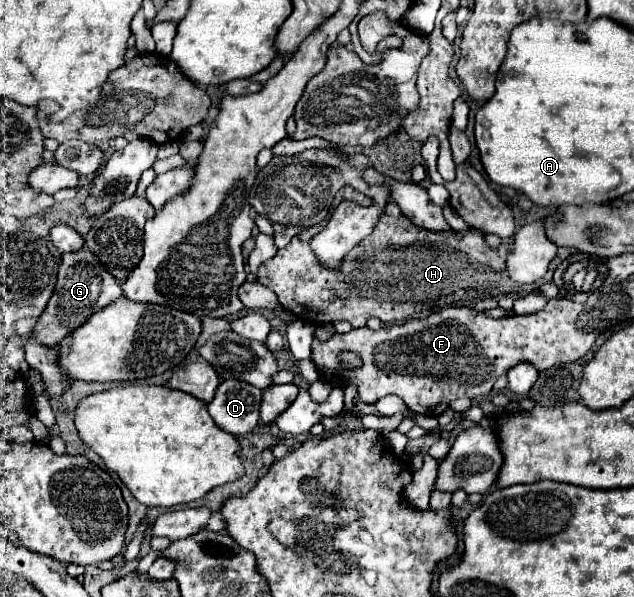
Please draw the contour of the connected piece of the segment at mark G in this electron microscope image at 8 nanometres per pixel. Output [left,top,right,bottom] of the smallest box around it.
[34,248,122,348]

